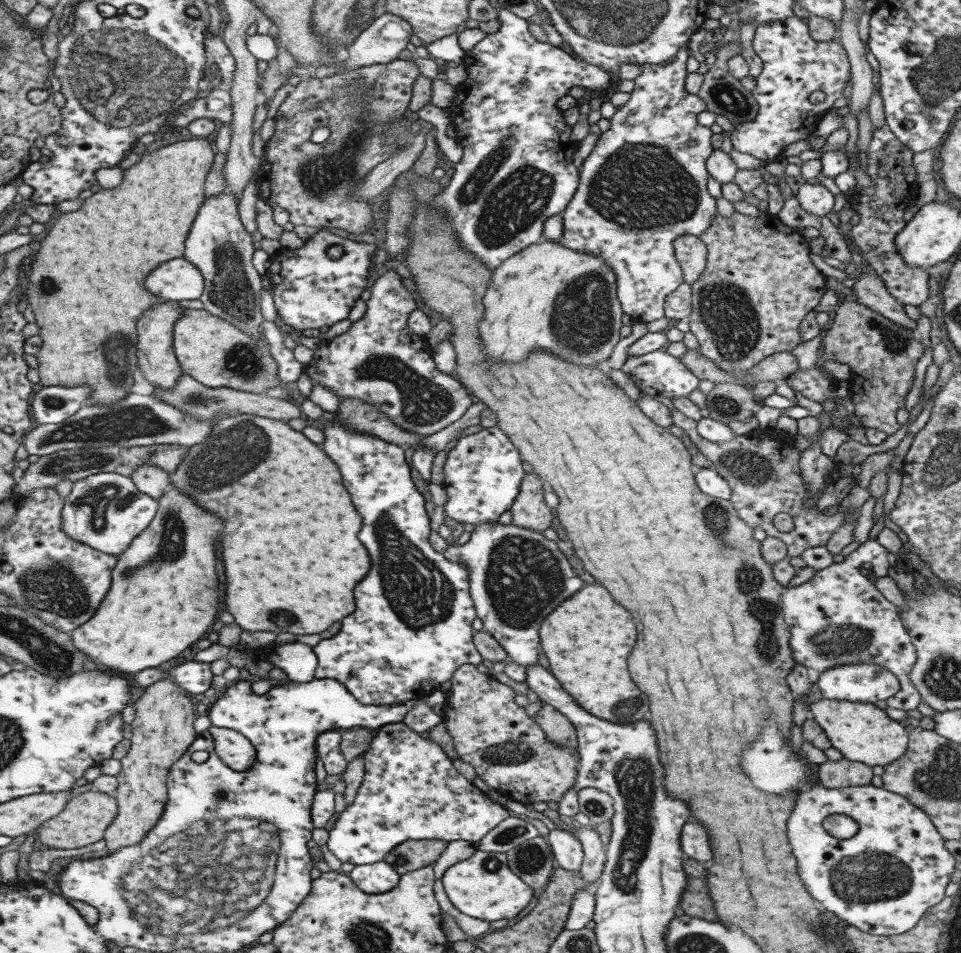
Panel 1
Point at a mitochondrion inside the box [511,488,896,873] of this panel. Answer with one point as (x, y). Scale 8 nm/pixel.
(749, 580)

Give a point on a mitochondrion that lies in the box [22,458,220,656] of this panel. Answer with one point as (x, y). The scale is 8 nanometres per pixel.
(170, 549)

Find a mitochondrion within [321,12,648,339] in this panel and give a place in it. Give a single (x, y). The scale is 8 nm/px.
(509, 200)

